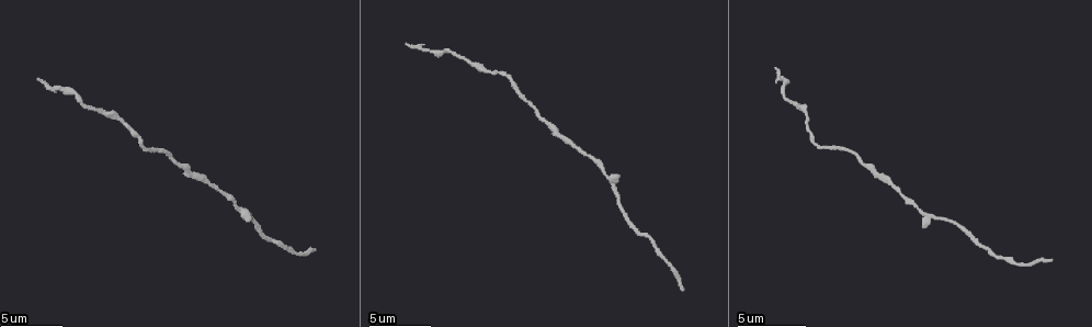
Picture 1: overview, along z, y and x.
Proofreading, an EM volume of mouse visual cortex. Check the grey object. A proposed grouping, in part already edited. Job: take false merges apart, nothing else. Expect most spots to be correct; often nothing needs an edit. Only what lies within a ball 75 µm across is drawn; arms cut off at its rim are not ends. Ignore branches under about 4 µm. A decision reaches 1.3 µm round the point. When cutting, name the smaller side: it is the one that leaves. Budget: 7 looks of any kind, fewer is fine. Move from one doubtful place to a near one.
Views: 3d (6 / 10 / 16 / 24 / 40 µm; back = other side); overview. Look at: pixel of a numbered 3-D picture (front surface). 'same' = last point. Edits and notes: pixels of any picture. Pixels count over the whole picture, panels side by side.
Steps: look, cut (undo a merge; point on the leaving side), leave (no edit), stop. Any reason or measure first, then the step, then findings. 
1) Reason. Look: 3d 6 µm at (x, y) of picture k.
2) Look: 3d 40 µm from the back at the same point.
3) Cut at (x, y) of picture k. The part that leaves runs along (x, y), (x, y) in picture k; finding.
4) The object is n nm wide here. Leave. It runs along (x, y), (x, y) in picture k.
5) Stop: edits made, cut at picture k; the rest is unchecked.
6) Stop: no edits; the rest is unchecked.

Look: 3d 10 µm at (561, 139) of picture 1.

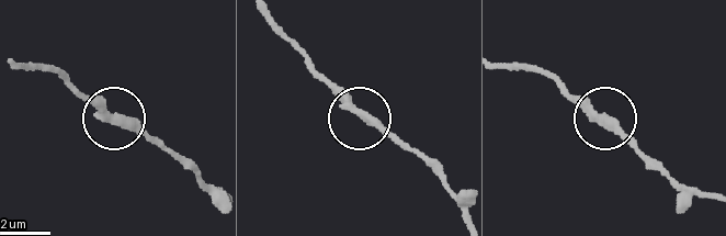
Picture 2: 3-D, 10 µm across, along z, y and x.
The object is 350 nm wide here. Leave. Continuous, no second cell.

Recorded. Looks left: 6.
Sudden change in width. Look: 3d 10 µm at (942, 219) of picture 1.

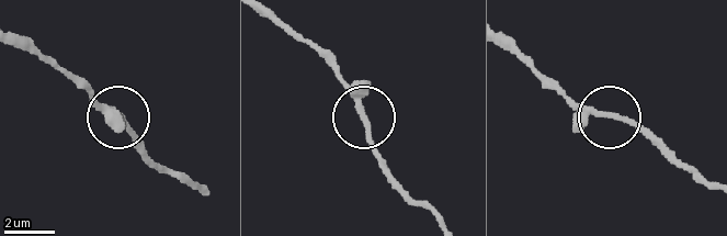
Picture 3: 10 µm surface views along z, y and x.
Leave. It runs along (277, 13), (347, 89), (390, 181) in picture 3; one cell here.

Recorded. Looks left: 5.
Thick turns thin. Look: 3d 10 µm at (117, 118) of picture 1.

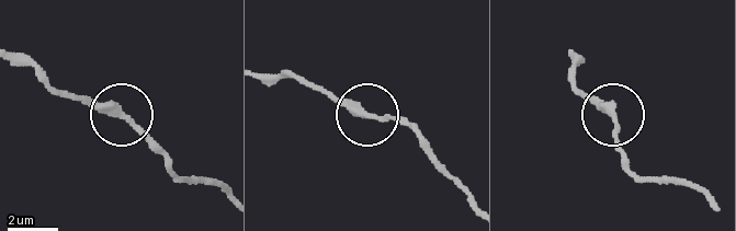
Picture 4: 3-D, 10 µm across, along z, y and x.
Look: 3d 10 µm from the back at (615, 118) of picture 4.

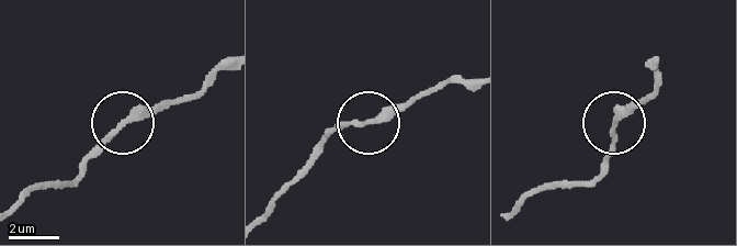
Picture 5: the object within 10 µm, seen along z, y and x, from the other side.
Leave. Continuous, no second cell.

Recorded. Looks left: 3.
Stop: no edits; the rest is unchecked.

